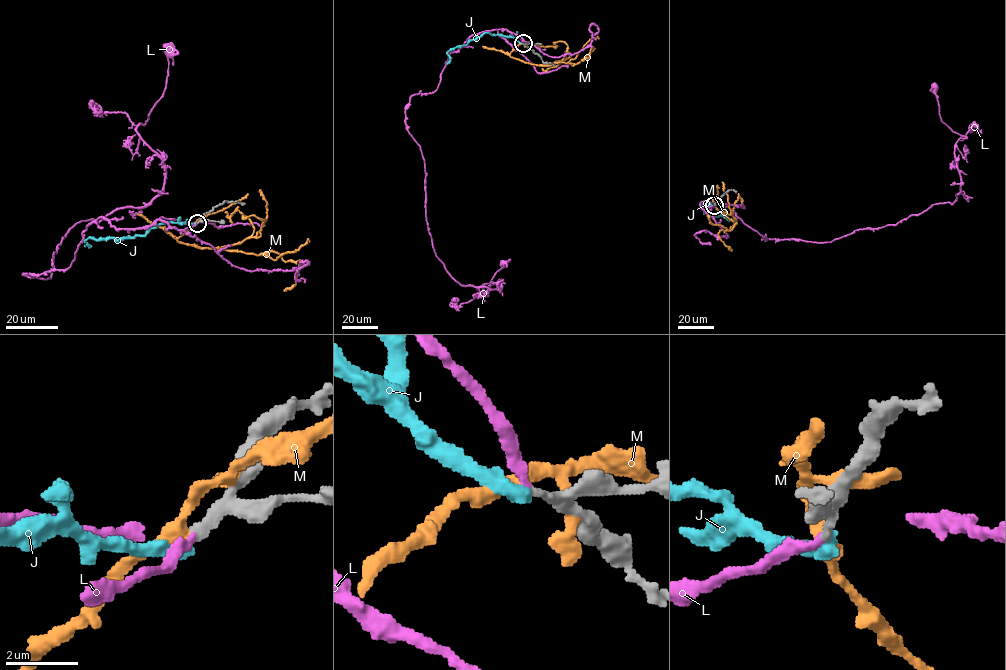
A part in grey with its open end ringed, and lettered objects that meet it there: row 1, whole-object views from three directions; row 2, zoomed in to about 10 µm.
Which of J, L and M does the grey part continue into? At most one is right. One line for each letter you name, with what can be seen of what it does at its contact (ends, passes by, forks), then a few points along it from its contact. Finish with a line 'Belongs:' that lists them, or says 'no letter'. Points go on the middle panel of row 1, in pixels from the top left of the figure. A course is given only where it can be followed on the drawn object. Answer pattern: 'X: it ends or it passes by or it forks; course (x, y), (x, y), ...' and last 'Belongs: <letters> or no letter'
L: it ends; course (523, 43), (473, 34), (405, 111), (436, 256), (461, 285), (501, 287), (484, 284), (488, 296), (503, 264)
Belongs: L

